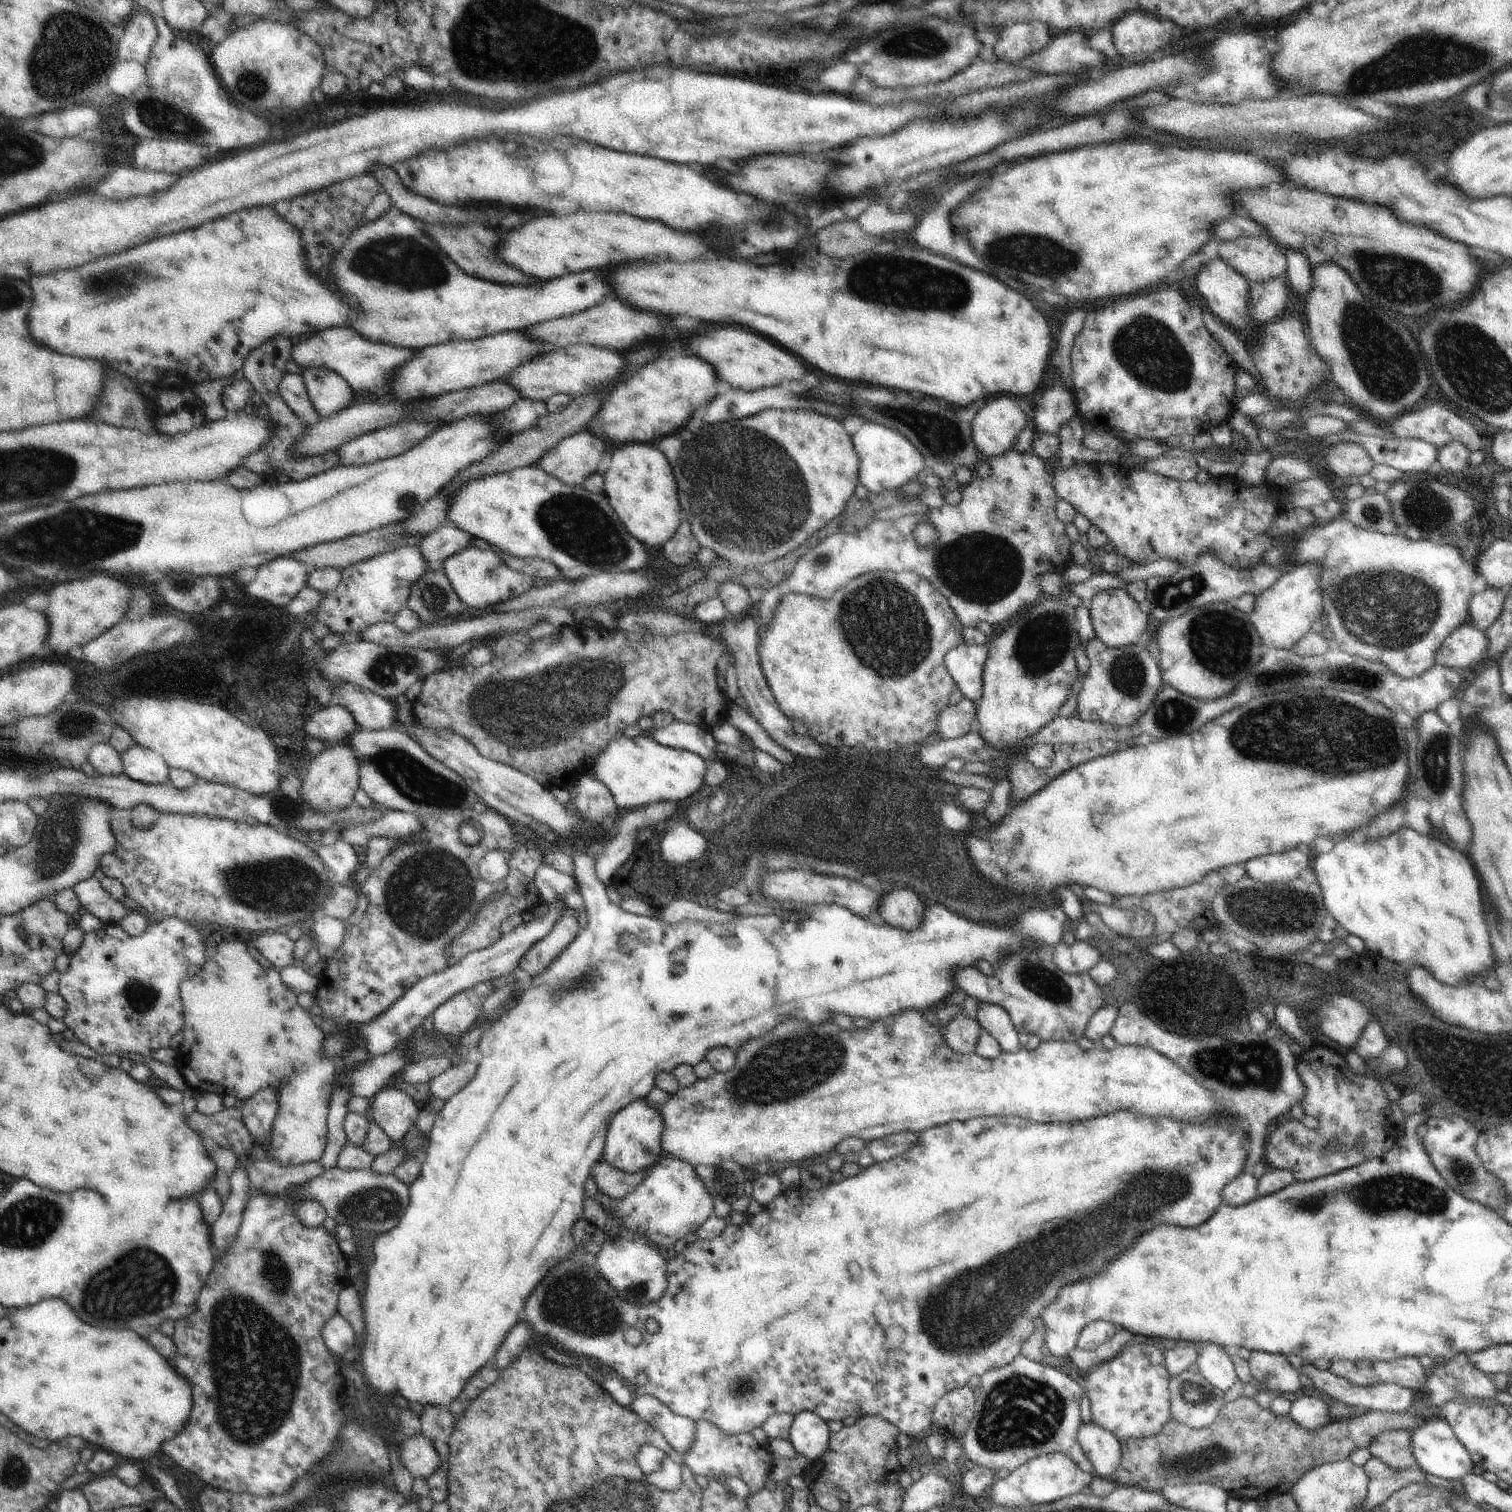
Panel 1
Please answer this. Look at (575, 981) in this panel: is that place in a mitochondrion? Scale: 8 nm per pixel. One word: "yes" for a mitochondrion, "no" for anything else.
yes

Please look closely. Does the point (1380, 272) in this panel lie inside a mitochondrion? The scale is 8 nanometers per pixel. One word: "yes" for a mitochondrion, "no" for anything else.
yes

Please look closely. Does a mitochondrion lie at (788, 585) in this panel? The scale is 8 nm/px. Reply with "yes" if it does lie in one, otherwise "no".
no

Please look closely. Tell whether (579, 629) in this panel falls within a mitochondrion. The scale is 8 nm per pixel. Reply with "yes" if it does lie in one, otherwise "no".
no

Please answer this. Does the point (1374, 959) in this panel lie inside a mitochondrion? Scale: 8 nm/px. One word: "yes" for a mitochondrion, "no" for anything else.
no

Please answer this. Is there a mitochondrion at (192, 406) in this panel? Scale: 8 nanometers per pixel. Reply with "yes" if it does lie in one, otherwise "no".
no

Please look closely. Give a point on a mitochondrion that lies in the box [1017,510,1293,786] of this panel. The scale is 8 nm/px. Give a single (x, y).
(1218, 639)

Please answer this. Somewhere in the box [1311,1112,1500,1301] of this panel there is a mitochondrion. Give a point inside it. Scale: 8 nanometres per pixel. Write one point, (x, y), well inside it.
(1467, 1174)

